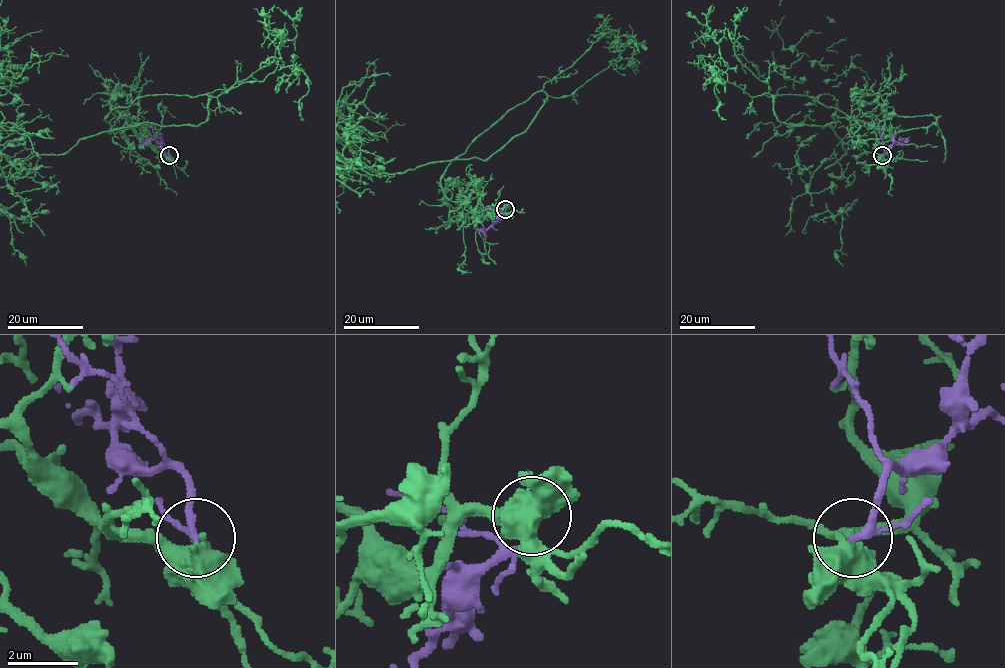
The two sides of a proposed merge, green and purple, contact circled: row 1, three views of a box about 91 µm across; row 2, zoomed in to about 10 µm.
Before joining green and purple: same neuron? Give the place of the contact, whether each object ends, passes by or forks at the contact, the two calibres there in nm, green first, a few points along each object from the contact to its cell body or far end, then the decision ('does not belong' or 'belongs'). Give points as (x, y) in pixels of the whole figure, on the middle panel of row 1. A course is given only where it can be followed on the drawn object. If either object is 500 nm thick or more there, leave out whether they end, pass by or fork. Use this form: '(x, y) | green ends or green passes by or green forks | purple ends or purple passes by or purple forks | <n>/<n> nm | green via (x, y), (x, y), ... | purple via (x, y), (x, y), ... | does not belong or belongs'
(505, 209) | green forks | purple passes by | 440/170 nm | green via (505, 209), (441, 176), (543, 91), (485, 160), (375, 173) | purple via (505, 209), (487, 228), (475, 227) | does not belong

